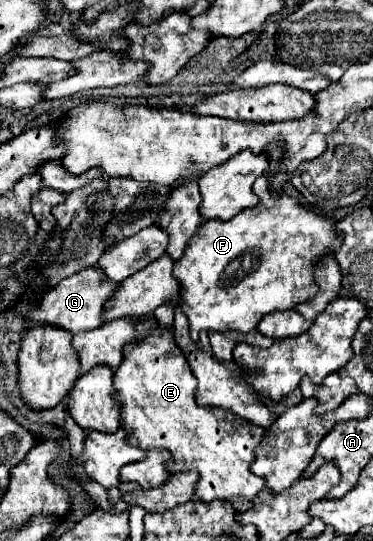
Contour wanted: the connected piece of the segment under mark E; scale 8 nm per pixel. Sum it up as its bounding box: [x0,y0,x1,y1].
[113,330,265,512]

